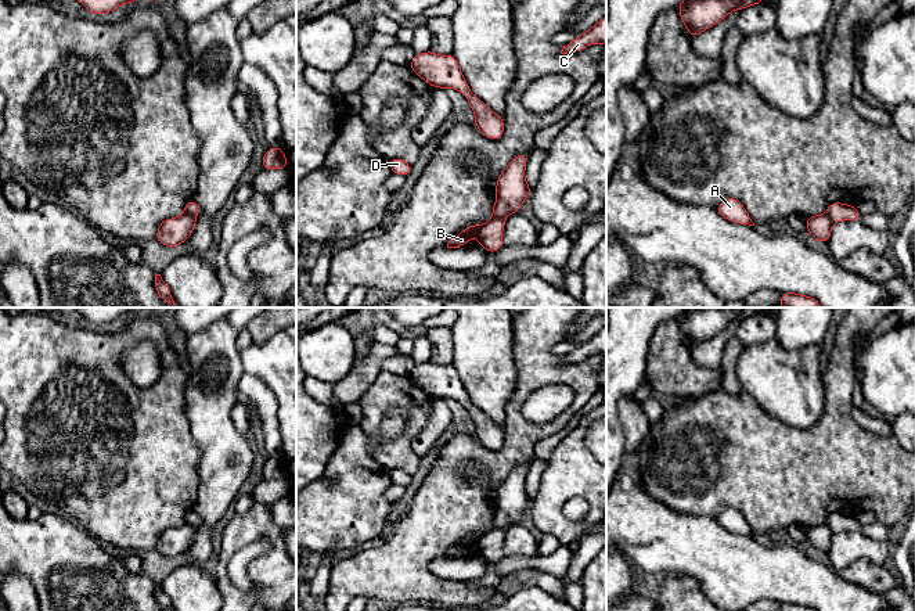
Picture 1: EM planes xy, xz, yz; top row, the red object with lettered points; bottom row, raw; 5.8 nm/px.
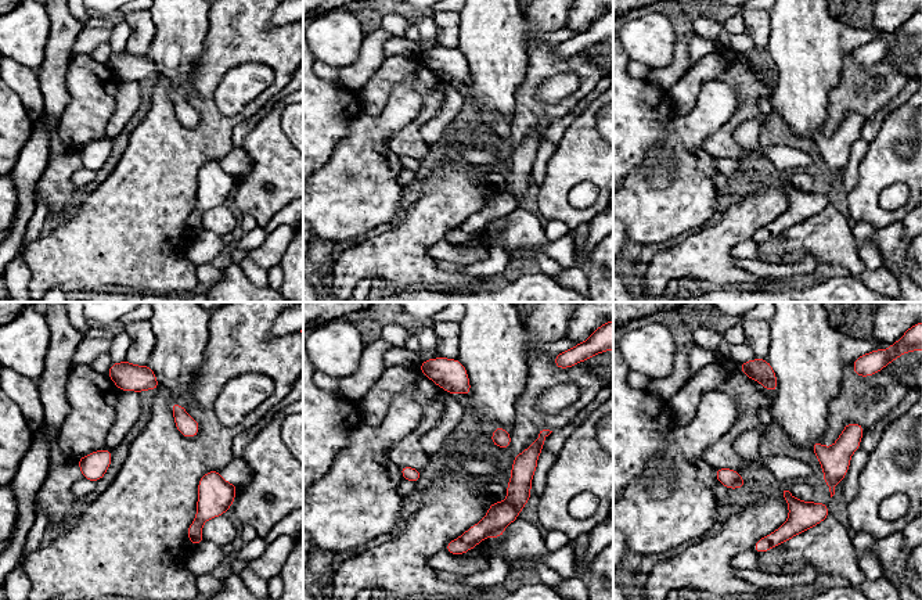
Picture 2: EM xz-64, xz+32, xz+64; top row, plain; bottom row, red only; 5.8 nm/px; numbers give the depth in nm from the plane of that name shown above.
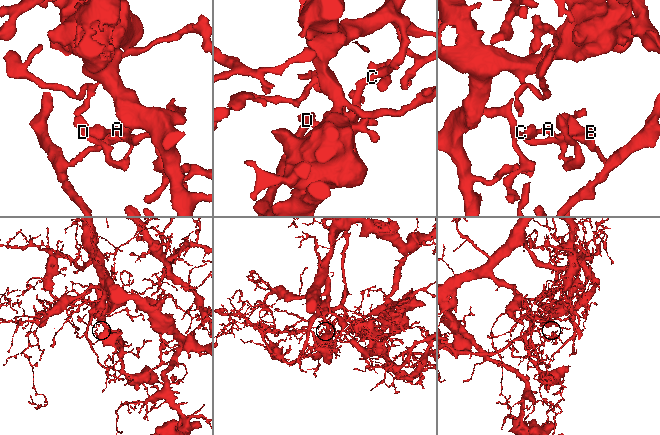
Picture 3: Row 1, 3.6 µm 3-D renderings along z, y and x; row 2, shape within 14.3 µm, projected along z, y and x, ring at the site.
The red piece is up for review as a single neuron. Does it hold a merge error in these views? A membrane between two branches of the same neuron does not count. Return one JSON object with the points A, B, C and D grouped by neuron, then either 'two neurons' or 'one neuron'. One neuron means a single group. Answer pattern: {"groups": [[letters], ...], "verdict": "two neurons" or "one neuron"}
{"groups": [["A", "C", "D"], ["B"]], "verdict": "two neurons"}

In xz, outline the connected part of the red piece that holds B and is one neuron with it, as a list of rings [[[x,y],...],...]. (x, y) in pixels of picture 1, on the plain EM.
[[[479,535],[468,536],[455,549],[449,551],[447,558],[460,558],[465,556],[478,543],[479,538]]]

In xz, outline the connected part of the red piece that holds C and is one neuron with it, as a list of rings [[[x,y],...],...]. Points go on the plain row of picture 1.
[[[606,327],[597,333],[587,342],[572,351],[569,355],[563,356],[561,363],[579,363],[592,353],[601,353],[606,356]]]

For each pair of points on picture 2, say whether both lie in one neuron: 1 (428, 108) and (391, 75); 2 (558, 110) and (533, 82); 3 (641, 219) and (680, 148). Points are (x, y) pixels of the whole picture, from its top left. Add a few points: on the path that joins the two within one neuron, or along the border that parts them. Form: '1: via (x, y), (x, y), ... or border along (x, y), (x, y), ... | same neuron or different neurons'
1: via (428, 96), (410, 75), (403, 75) | same neuron
2: via (547, 110), (543, 110), (532, 99), (532, 93) | same neuron
3: via (659, 203), (683, 179), (683, 166) | same neuron

